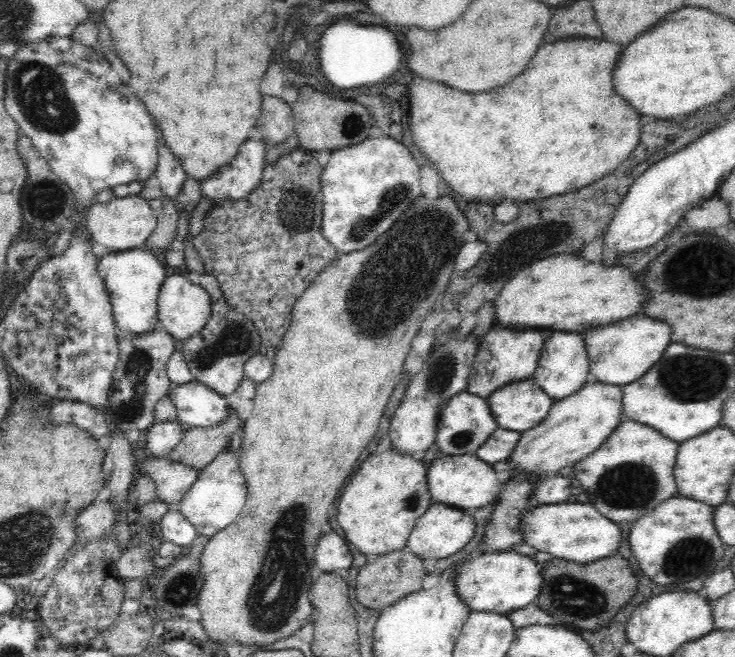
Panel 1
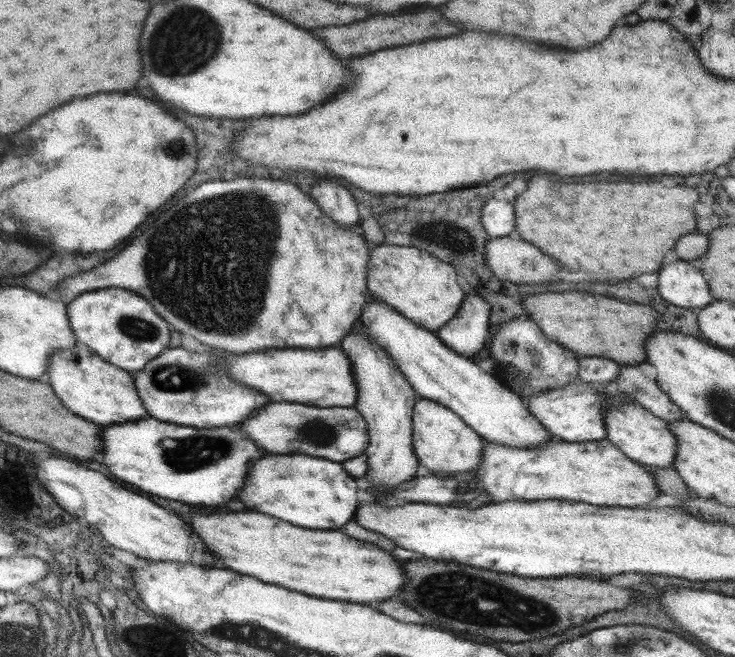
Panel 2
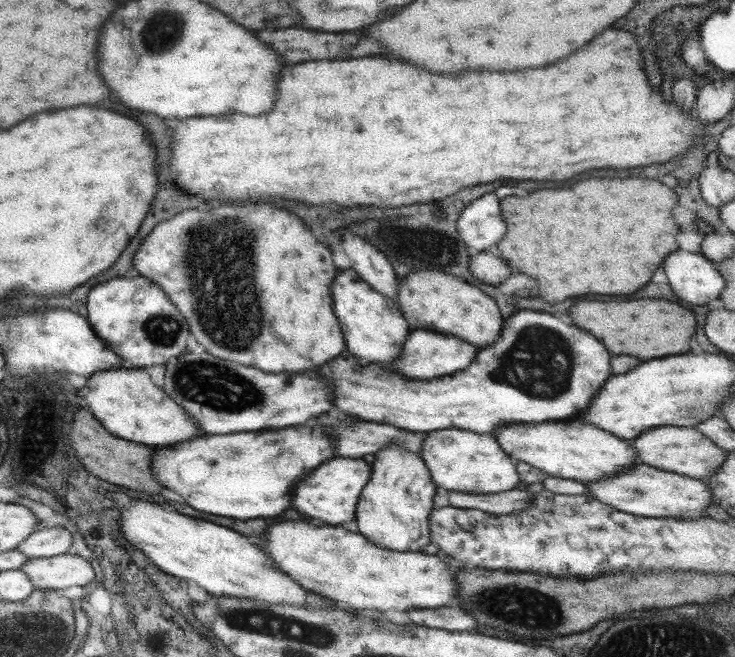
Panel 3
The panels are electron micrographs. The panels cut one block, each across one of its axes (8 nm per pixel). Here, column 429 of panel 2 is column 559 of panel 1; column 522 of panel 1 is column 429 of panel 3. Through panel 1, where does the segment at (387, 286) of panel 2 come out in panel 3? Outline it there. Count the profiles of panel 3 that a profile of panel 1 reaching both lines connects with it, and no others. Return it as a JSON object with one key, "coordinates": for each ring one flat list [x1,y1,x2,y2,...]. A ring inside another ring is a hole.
{"coordinates":[[415,270,396,284,396,304,411,330,425,330,459,338,477,350,501,338,503,319,495,301,462,280,435,270]]}

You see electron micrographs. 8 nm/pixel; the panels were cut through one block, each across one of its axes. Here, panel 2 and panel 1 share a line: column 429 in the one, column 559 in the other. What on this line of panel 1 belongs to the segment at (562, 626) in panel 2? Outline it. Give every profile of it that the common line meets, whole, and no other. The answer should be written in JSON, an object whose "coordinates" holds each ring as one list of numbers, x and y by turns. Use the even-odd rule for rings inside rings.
{"coordinates":[[620,556,603,558,590,564,572,564,564,560,549,560,540,565,540,594,536,606,558,618,562,626,574,626,582,630,602,628,636,592,636,578,628,562]]}

